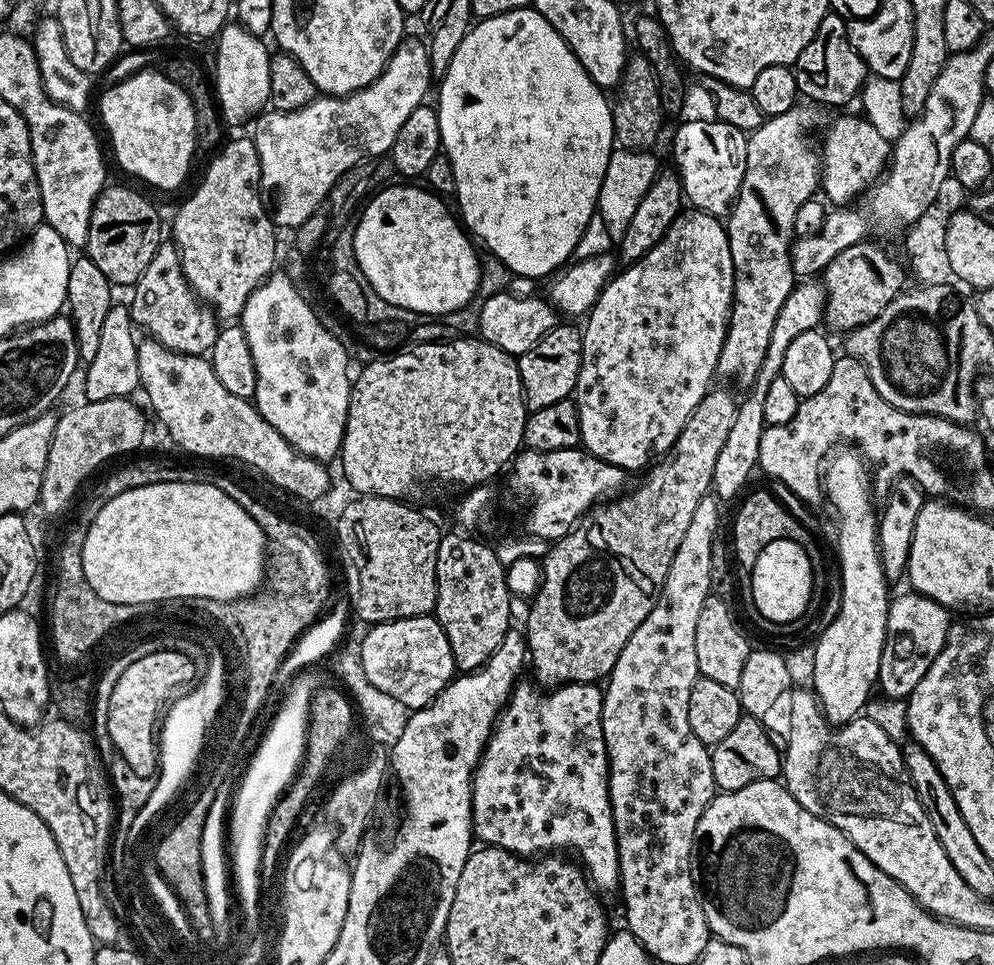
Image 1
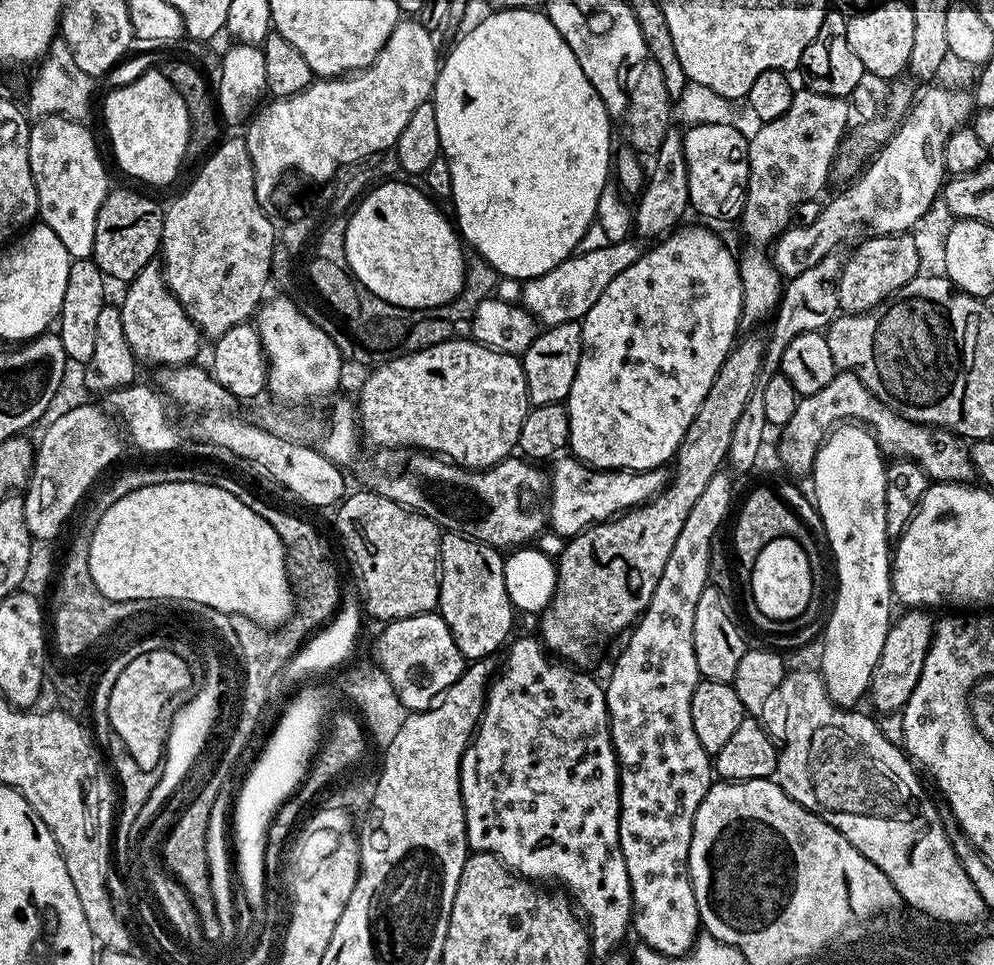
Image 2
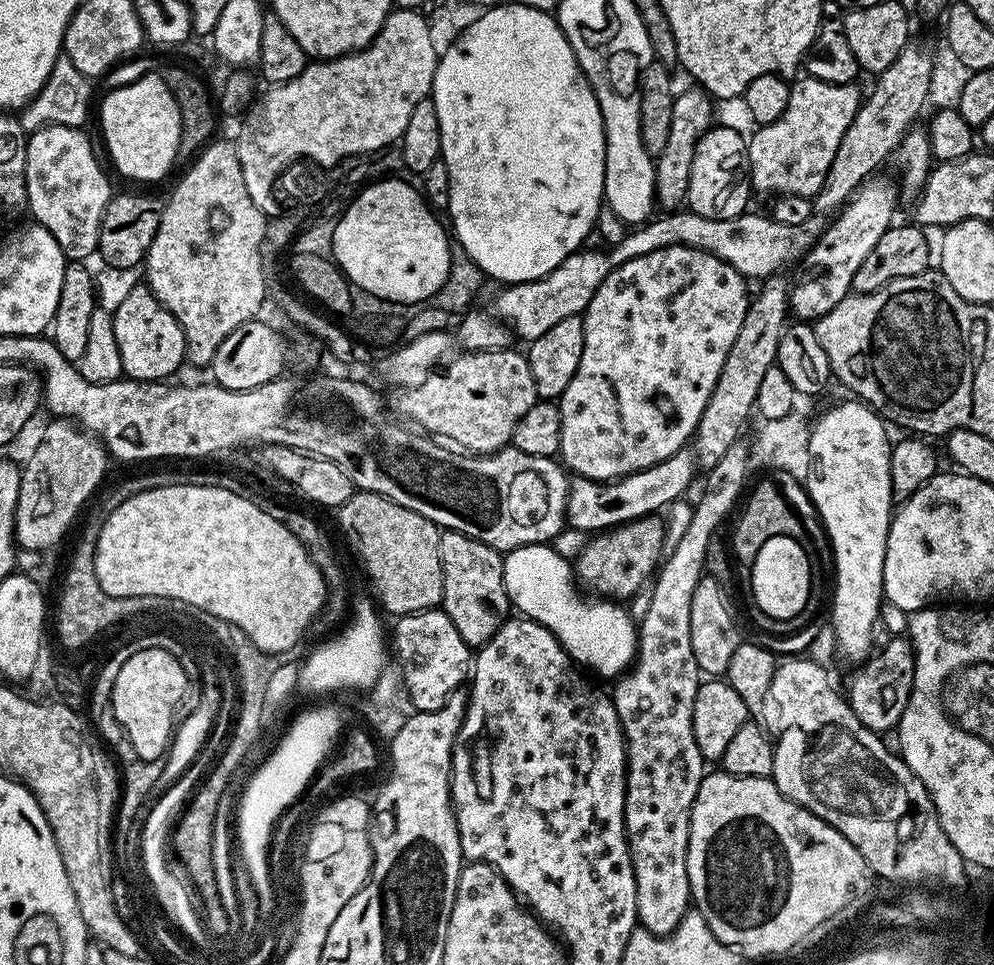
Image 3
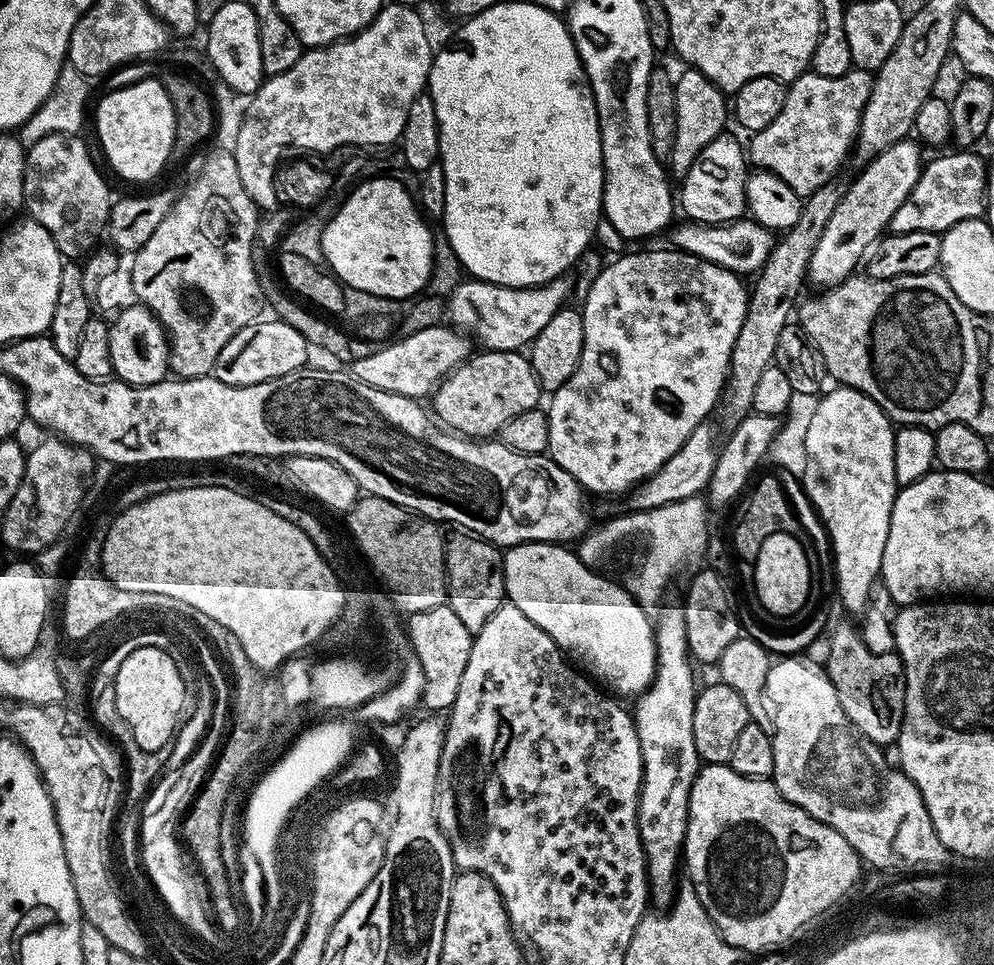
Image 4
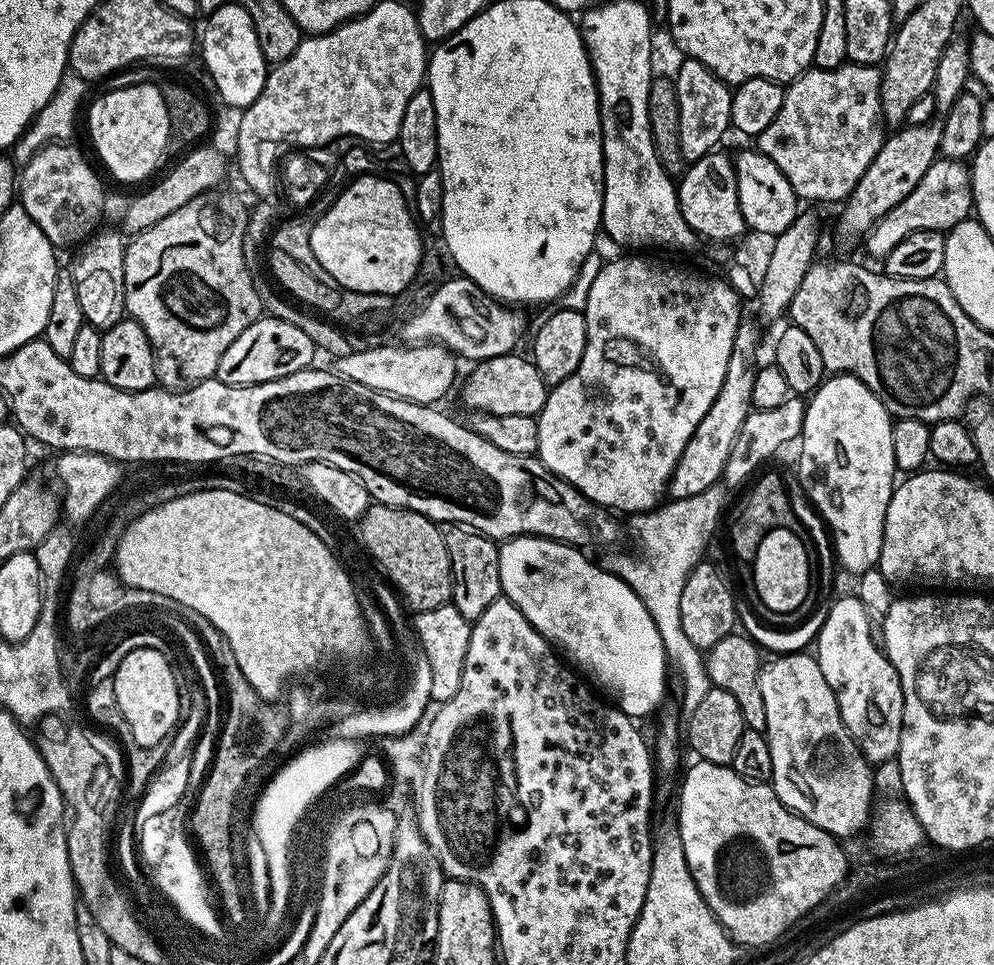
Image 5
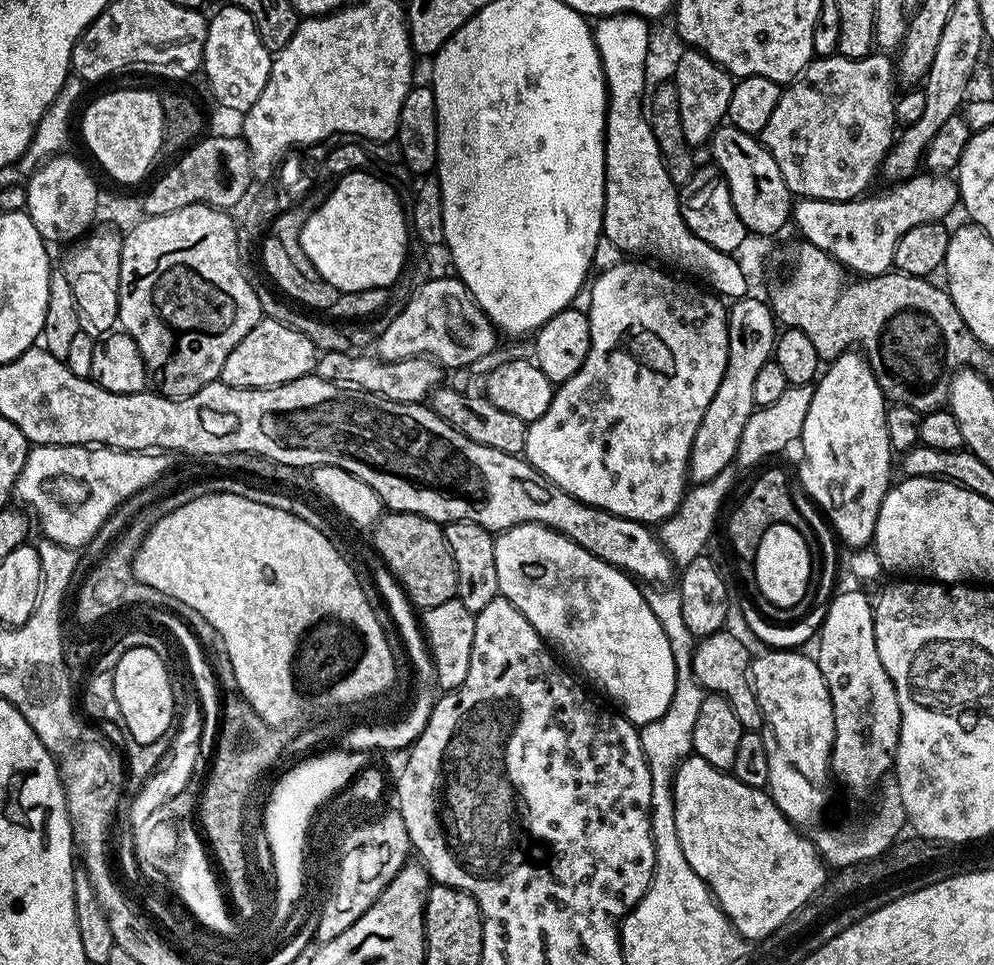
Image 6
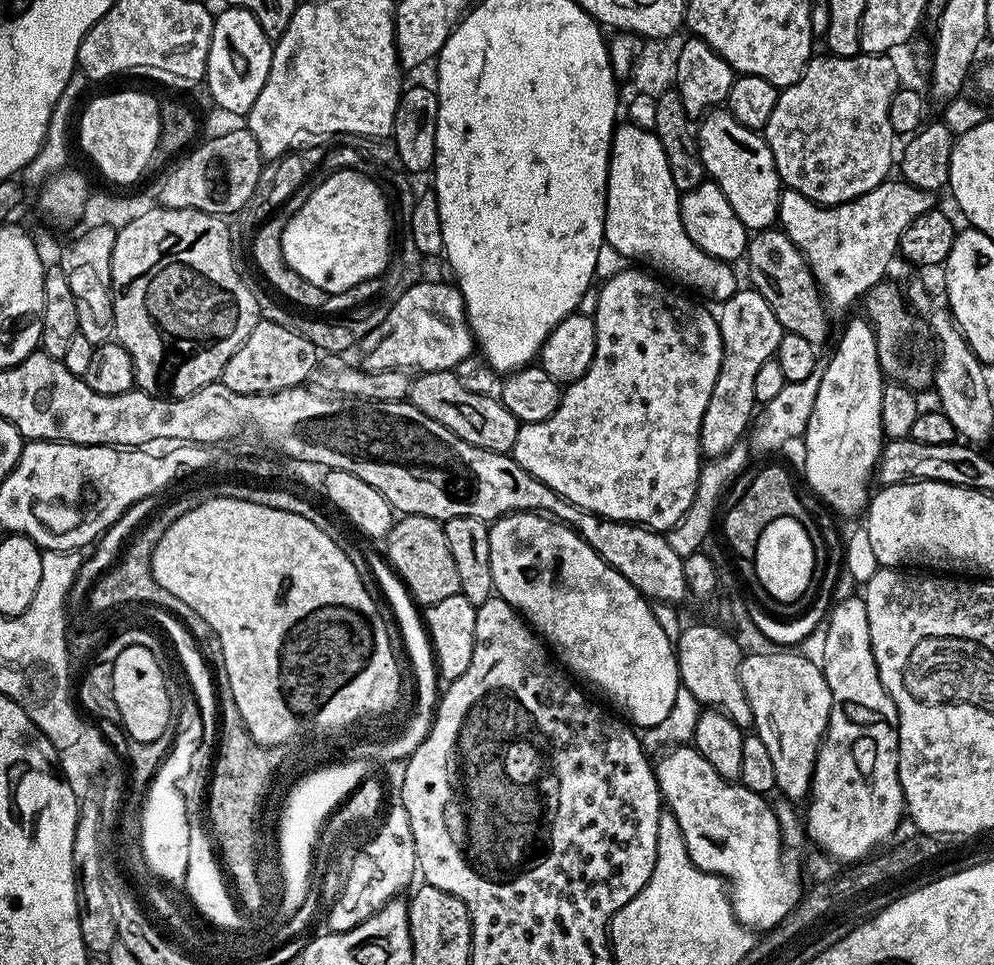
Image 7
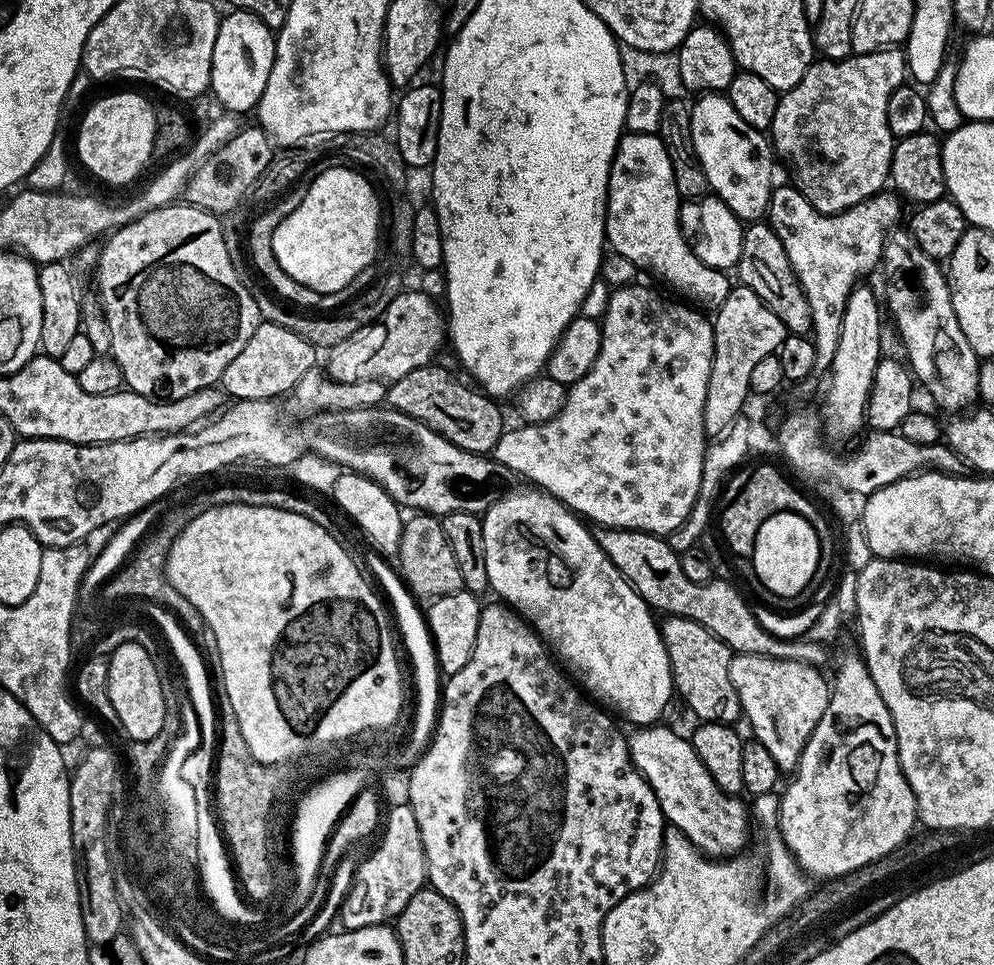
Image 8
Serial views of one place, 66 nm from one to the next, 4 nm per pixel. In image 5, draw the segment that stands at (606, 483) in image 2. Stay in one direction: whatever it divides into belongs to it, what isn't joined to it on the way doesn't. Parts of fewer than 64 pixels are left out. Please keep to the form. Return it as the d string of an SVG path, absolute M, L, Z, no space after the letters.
M748 318L741 319L738 334L734 334L734 346L730 350L730 362L726 366L722 390L718 390L718 398L714 398L710 410L706 410L706 418L698 422L698 430L694 430L690 442L686 442L686 450L682 450L682 458L676 463L672 479L668 481L667 495L671 499L690 498L721 483L726 458L730 458L730 450L734 446L734 438L738 438L738 430L742 430L742 422L752 408L752 391L758 367L756 347L759 344L759 326Z

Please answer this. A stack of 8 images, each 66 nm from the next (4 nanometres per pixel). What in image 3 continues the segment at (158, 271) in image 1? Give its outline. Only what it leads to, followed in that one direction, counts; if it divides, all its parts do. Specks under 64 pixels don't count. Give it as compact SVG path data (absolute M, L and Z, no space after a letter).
M137 286L112 312L114 338L118 341L118 354L122 354L124 376L129 380L164 382L183 365L186 360L186 338L182 326L158 302L158 298L147 286Z

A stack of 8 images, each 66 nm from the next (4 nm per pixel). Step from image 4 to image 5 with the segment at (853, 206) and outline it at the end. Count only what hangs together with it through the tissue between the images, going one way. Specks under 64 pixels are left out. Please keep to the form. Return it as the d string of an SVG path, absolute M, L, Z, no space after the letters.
M954 38L942 50L942 58L938 62L936 77L932 83L930 95L936 100L936 115L925 124L908 124L901 126L891 133L880 145L878 154L866 166L866 174L854 186L854 190L843 201L840 212L840 228L848 236L863 237L876 221L883 218L918 182L922 182L922 174L930 170L930 166L940 156L940 143L944 129L944 117L948 115L950 106L962 95L970 84L970 50L968 40Z

